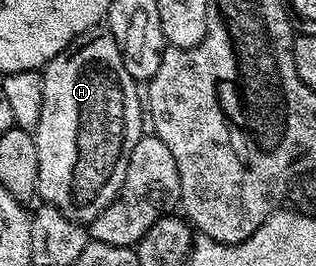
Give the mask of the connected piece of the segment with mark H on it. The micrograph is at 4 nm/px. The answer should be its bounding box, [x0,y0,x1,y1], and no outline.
[34,27,146,223]

